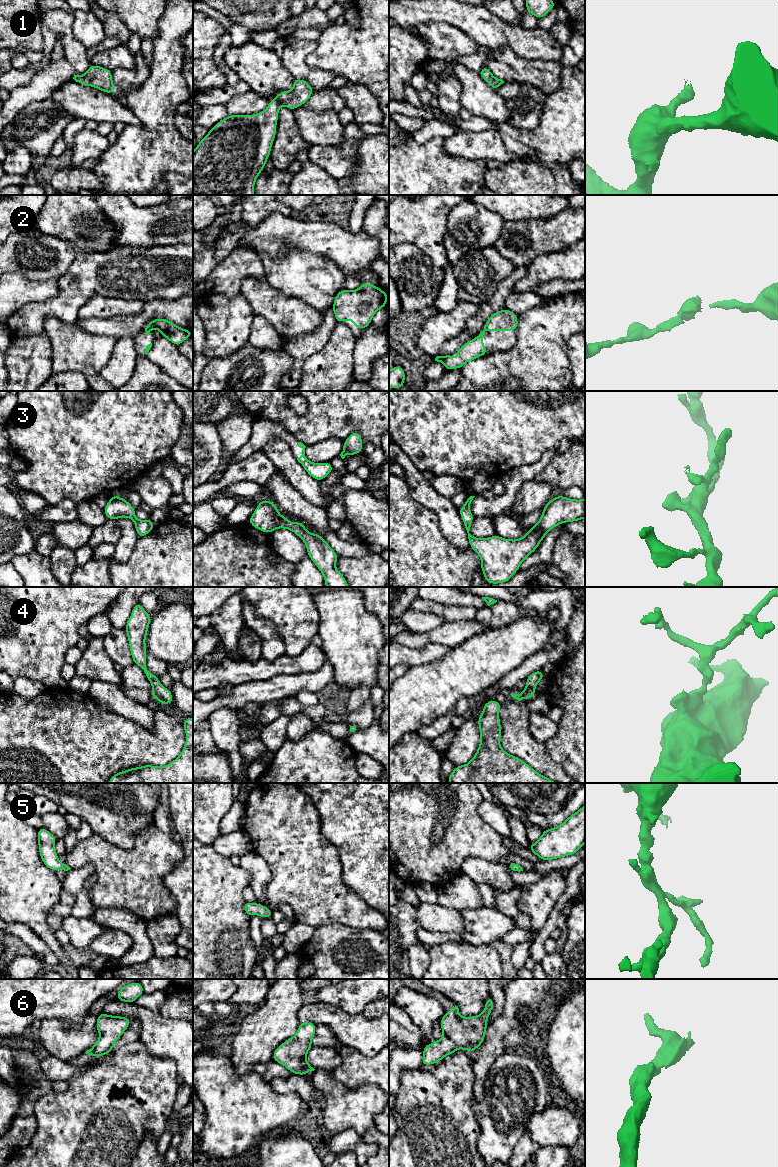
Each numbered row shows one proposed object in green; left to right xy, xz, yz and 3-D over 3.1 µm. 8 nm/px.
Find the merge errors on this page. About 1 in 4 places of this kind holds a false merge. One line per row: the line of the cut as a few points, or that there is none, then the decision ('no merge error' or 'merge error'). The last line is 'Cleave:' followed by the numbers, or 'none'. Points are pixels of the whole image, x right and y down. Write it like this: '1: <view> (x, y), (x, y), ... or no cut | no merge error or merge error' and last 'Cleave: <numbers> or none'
1: no cut | no merge error
2: no cut | no merge error
3: no cut | no merge error
4: no cut | no merge error
5: no cut | no merge error
6: no cut | no merge error
Cleave: none

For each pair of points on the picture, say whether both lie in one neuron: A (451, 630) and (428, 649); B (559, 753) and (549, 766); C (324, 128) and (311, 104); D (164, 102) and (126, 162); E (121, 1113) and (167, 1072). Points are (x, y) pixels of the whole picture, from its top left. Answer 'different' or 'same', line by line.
A: different
B: different
C: different
D: same
E: same

